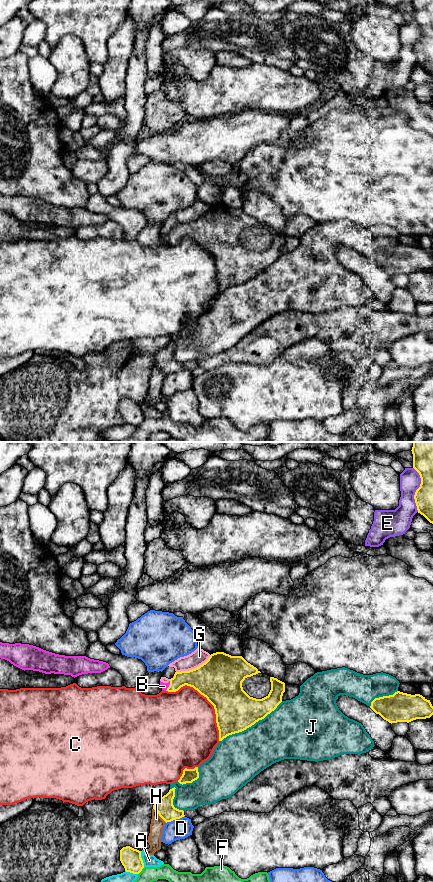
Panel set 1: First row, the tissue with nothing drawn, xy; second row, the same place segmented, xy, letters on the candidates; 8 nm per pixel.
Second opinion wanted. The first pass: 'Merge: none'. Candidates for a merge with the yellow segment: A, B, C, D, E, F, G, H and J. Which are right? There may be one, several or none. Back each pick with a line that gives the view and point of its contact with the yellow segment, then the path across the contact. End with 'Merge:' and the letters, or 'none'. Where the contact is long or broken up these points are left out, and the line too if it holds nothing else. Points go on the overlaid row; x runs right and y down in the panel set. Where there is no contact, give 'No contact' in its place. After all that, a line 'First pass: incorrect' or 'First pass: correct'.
B: Touches yellow at xy (169, 685). Path across: xy (199, 678), (181, 678), (169, 685), (164, 686)
Merge: B
First pass: incorrect

